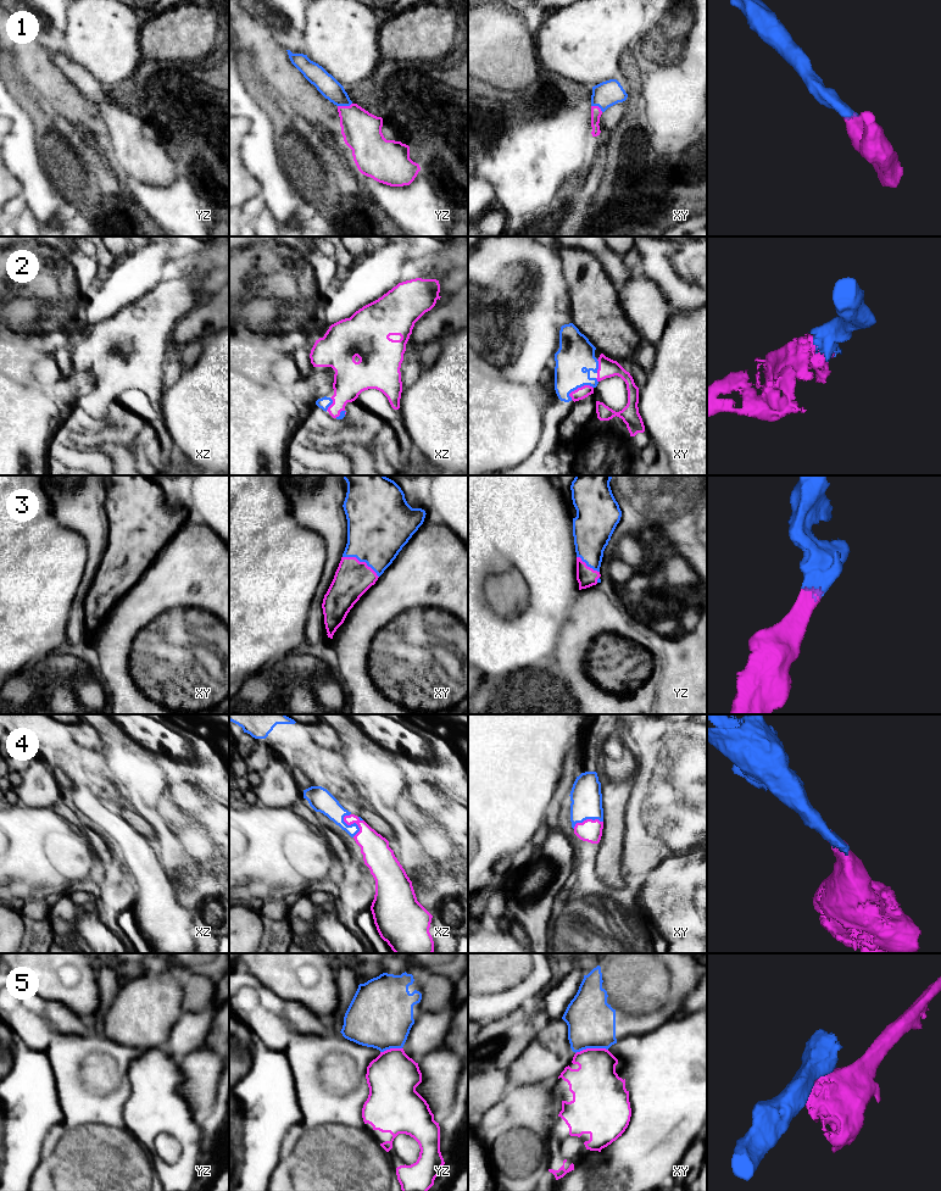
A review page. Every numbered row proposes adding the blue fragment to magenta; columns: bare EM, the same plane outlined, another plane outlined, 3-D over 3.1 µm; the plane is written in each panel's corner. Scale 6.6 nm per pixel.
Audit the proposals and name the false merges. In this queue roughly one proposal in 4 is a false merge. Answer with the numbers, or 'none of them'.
5

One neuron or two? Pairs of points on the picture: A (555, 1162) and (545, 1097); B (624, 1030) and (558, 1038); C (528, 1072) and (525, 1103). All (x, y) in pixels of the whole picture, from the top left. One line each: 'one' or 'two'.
A: two
B: two
C: two

